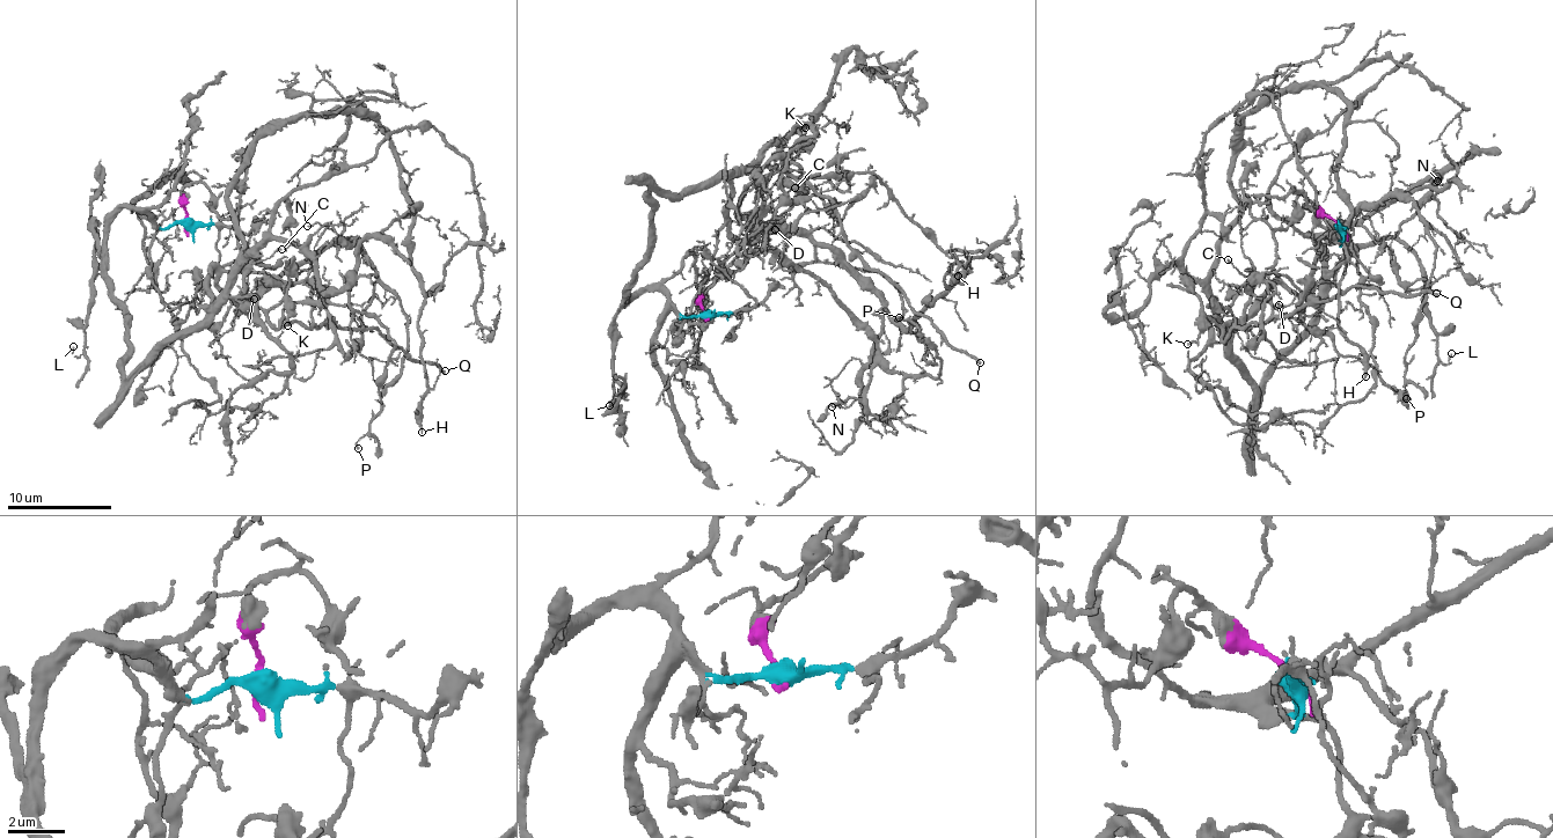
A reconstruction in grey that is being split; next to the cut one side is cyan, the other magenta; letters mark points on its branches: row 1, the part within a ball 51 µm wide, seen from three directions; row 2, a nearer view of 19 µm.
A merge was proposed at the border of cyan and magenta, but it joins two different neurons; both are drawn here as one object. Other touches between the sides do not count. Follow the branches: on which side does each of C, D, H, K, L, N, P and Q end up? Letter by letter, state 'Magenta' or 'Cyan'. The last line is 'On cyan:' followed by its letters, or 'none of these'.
C: Magenta
D: Cyan
H: Cyan
K: Magenta
L: Cyan
N: Cyan
P: Cyan
Q: Magenta
On cyan: D, H, L, N, P

